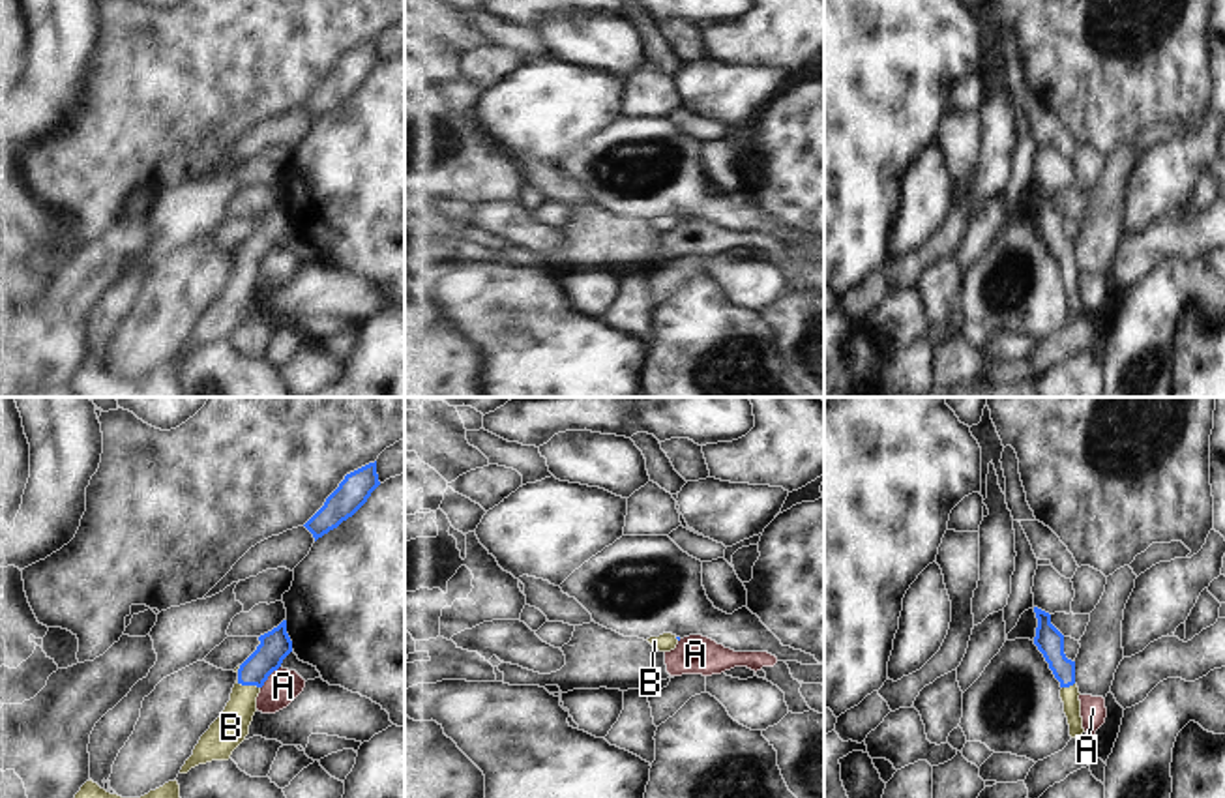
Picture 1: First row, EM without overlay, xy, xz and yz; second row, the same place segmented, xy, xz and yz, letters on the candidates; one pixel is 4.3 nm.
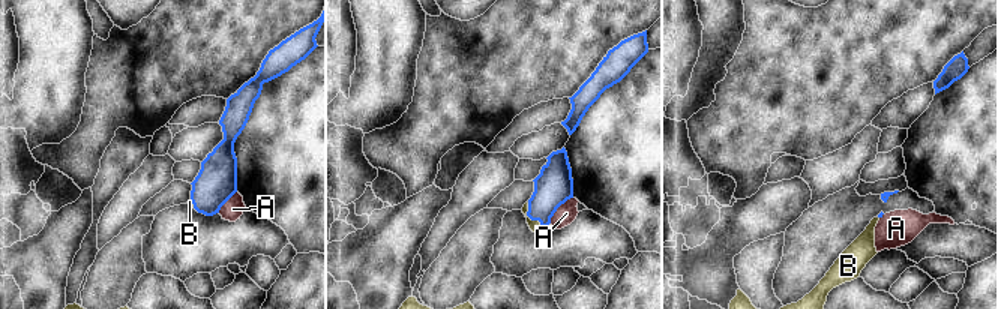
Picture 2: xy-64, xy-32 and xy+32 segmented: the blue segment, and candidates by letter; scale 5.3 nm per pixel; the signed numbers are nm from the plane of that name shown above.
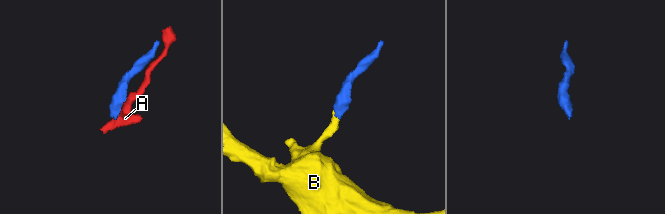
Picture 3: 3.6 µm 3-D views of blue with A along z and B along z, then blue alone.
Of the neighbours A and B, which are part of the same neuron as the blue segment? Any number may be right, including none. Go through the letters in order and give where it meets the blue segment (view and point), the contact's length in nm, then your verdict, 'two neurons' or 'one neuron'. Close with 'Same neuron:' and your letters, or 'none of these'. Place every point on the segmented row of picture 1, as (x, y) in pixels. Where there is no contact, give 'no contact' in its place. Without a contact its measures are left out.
A: xy (268, 675) | 130 nm | two neurons
B: xy (248, 684) | 110 nm | one neuron
Same neuron: B

